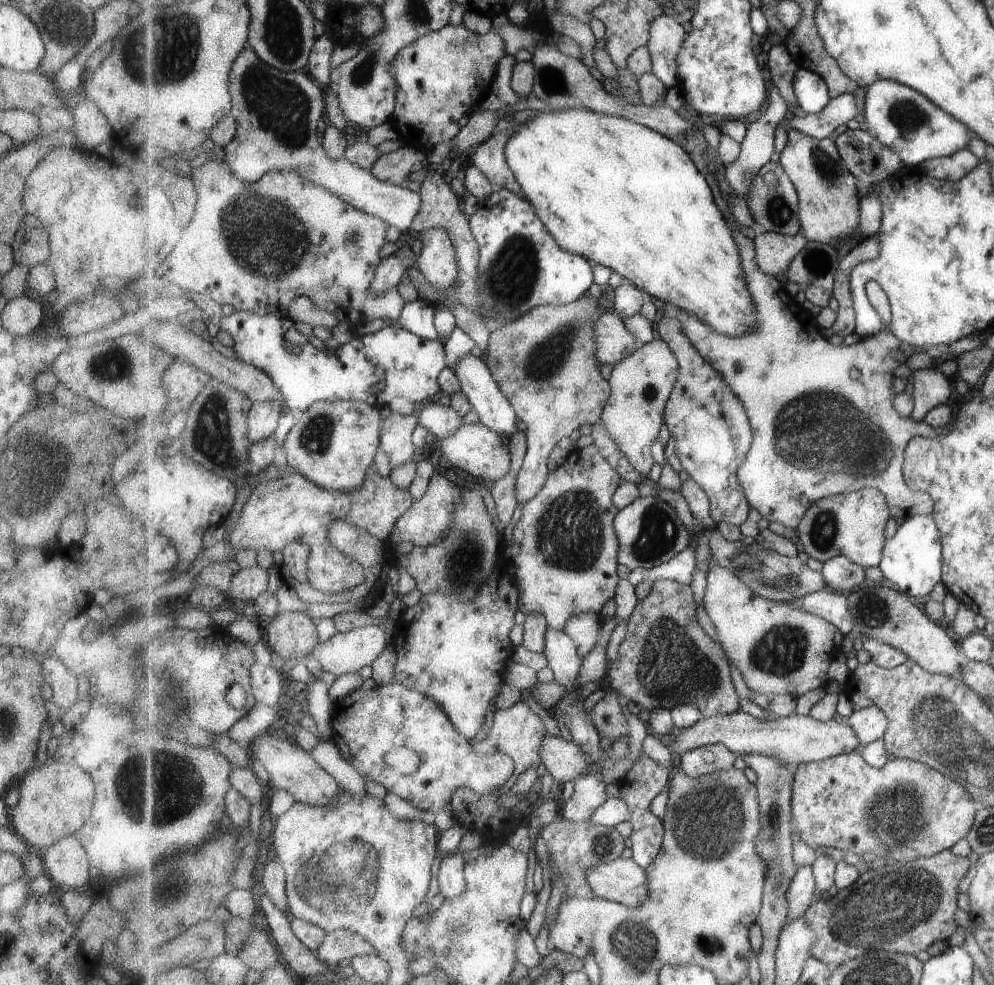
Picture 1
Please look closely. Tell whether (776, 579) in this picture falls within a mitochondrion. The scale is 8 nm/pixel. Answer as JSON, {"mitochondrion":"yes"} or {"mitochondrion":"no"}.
{"mitochondrion":"yes"}

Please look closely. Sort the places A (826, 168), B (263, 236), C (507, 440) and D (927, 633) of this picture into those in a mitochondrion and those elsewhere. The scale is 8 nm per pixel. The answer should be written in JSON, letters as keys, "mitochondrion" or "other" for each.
{"A":"mitochondrion","B":"mitochondrion","C":"other","D":"other"}

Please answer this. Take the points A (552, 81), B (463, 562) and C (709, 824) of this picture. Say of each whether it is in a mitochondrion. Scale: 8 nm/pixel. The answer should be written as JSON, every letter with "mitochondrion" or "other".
{"A":"mitochondrion","B":"mitochondrion","C":"mitochondrion"}

